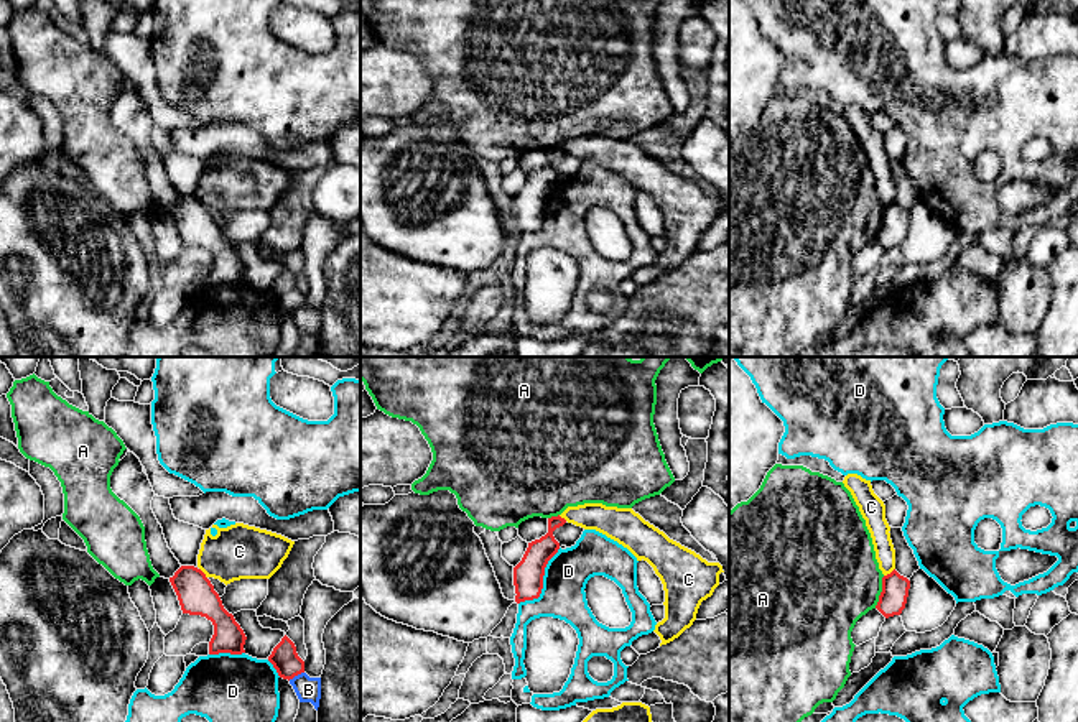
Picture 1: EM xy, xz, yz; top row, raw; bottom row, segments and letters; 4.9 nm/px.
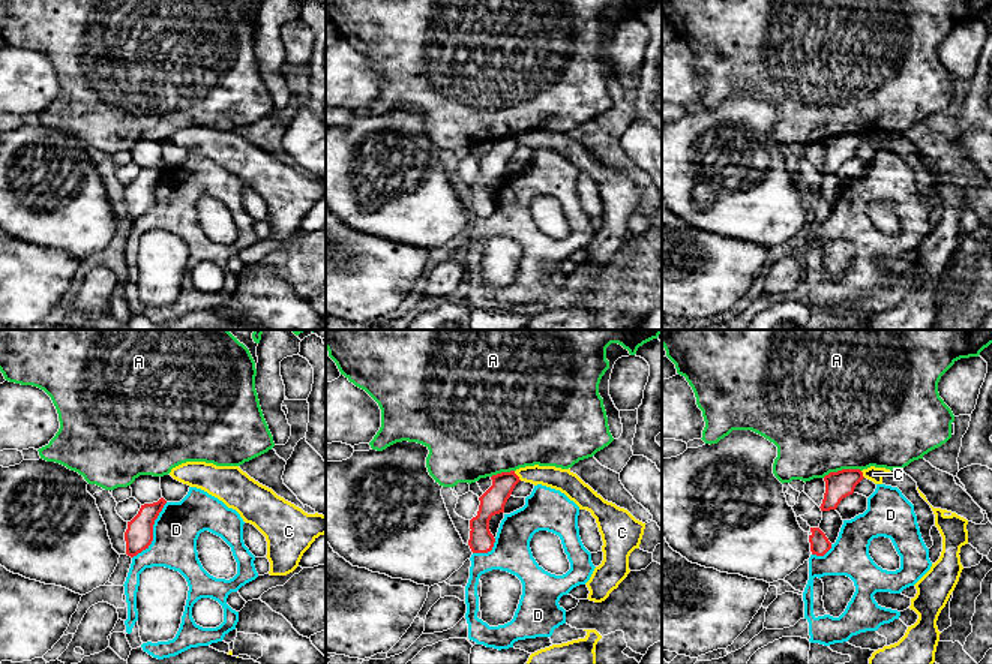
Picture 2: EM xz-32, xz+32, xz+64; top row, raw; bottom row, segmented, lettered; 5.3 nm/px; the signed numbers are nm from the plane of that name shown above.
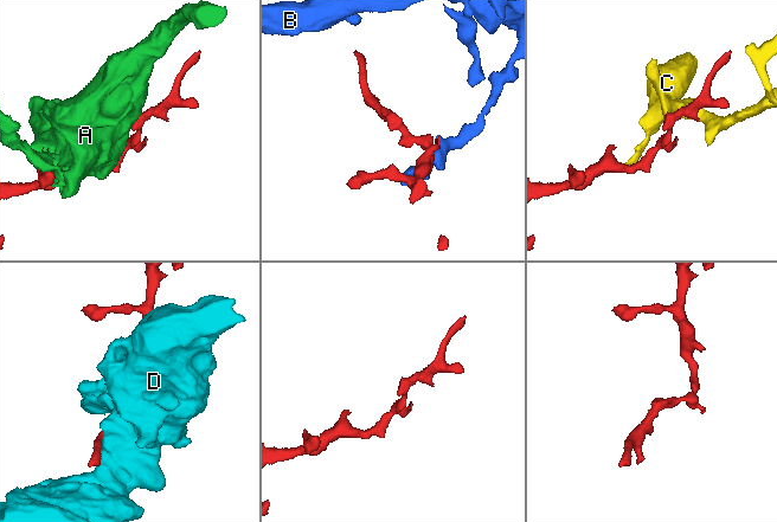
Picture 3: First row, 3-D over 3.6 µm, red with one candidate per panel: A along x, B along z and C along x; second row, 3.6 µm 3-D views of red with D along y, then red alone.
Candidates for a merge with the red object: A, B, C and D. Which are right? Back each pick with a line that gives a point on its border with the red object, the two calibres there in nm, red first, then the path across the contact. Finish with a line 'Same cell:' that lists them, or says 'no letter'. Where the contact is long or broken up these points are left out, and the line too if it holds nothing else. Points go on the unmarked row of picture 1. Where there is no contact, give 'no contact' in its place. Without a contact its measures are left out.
Same cell: no letter

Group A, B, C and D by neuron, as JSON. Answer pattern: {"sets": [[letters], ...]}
{"sets": [["A"], ["B"], ["C"], ["D"]]}

